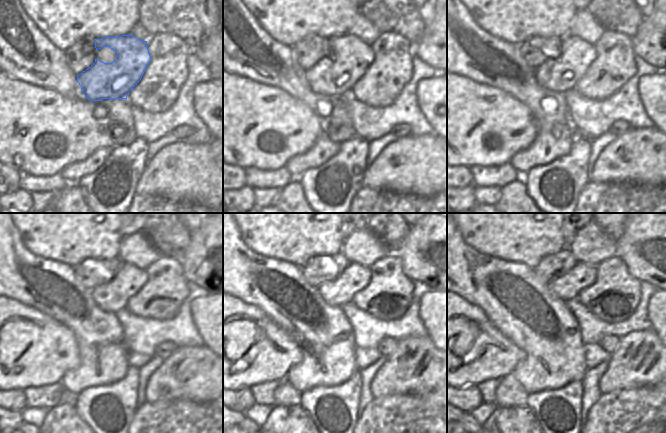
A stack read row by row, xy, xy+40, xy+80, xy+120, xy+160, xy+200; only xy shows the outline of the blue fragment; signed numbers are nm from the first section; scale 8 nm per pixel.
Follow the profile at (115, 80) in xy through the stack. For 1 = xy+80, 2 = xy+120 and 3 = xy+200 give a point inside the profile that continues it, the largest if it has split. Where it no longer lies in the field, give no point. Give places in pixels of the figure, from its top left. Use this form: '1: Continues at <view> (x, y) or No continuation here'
1: Continues at xy+80 (561, 74)
2: Continues at xy+120 (112, 296)
3: Continues at xy+200 (567, 287).

